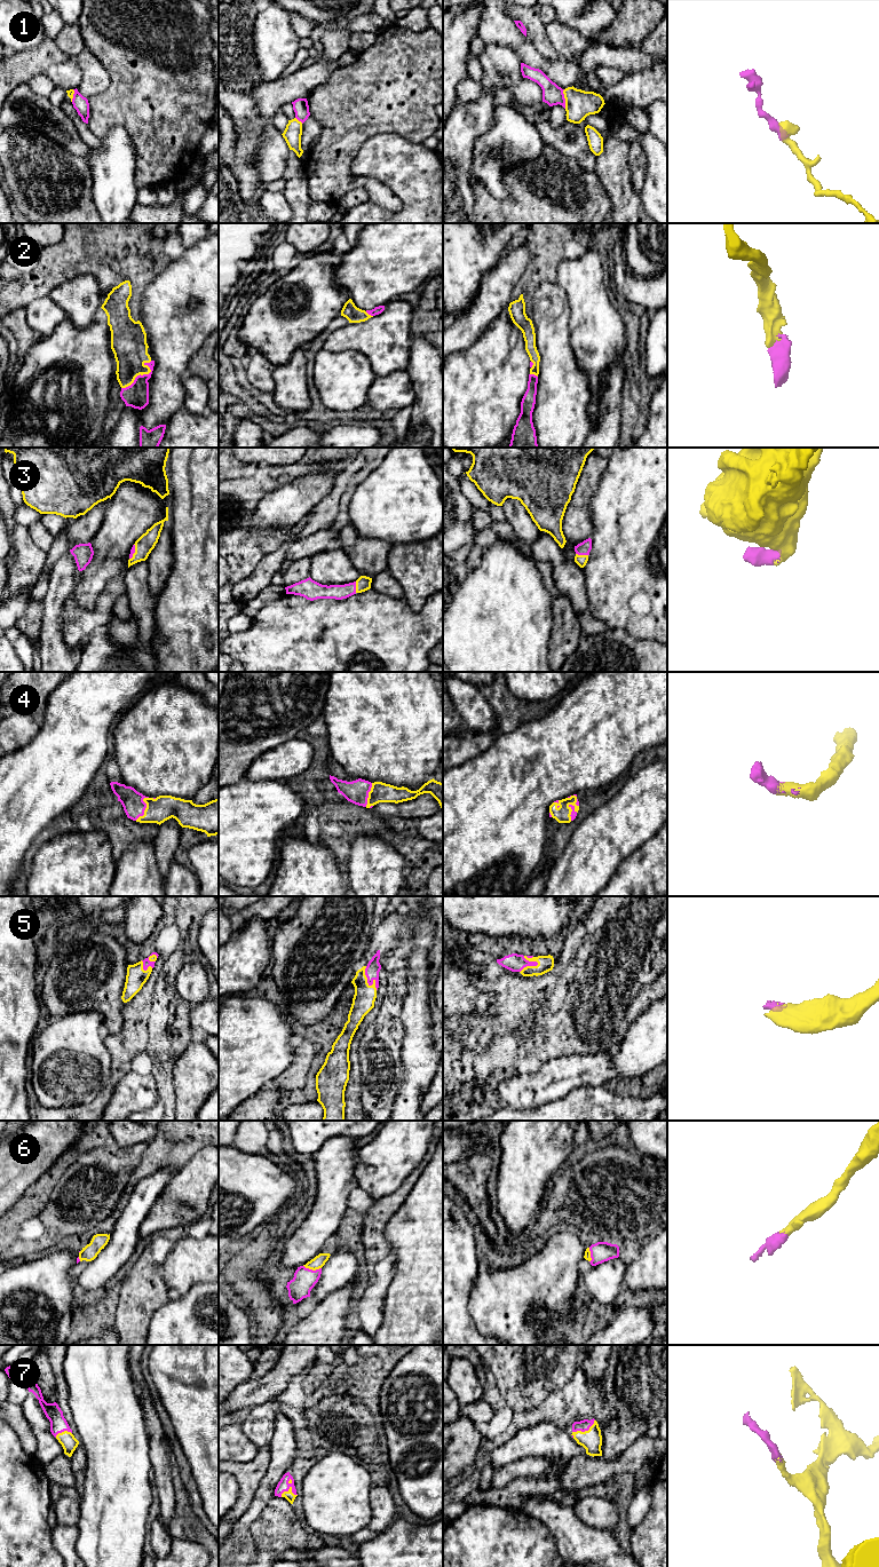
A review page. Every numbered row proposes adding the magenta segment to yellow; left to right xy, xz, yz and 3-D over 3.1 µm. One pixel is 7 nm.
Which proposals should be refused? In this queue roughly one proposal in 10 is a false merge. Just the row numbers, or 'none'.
1

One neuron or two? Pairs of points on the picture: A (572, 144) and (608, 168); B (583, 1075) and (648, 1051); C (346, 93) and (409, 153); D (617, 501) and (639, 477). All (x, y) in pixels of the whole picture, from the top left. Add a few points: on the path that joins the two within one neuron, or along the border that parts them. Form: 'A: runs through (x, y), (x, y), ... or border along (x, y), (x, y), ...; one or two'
A: border along (596, 156), (593, 168); two
B: runs through (599, 1069), (616, 1063), (624, 1063), (632, 1059); one
C: border along (412, 141), (393, 133), (378, 133), (363, 144); two
D: runs through (623, 496), (635, 483); one

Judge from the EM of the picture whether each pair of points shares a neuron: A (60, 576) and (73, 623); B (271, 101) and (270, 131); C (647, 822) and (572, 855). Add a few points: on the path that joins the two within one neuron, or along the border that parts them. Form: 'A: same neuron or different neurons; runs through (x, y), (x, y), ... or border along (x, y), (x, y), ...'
A: different neurons; border along (72, 592), (64, 603), (60, 624)
B: same neuron; runs through (269, 108), (269, 124)
C: same neuron; runs through (628, 822), (625, 822), (612, 832), (591, 854)

